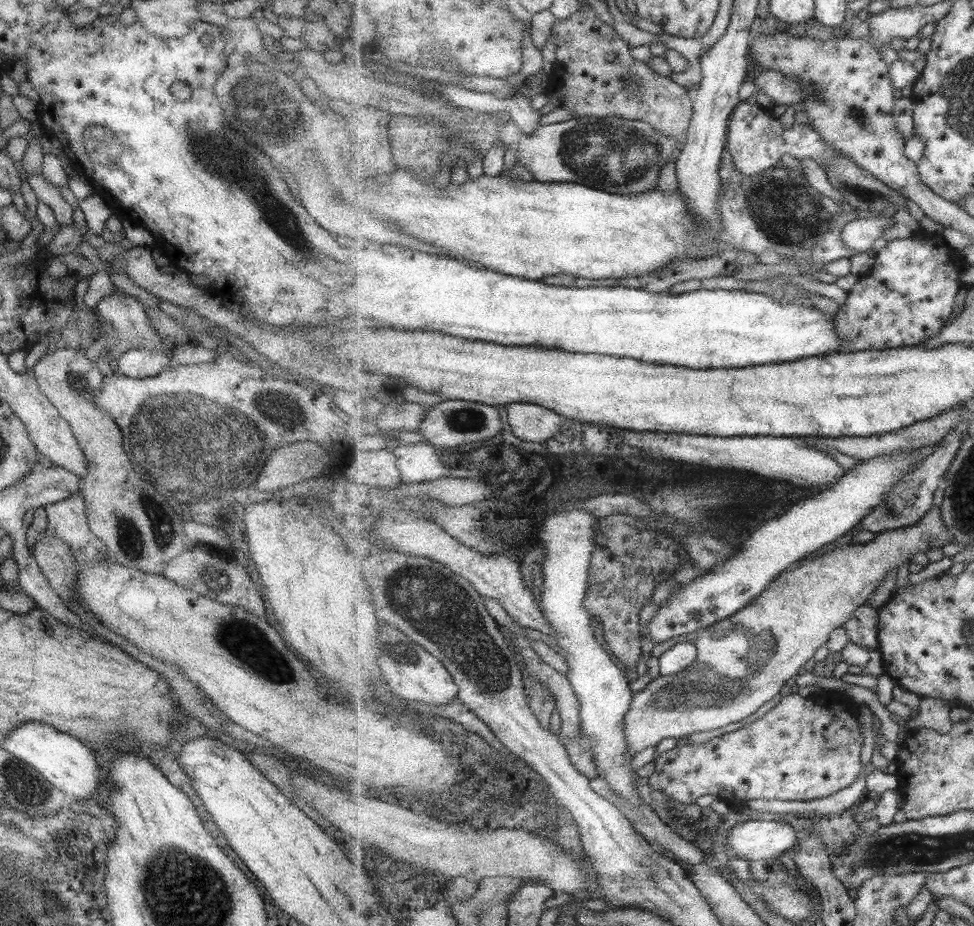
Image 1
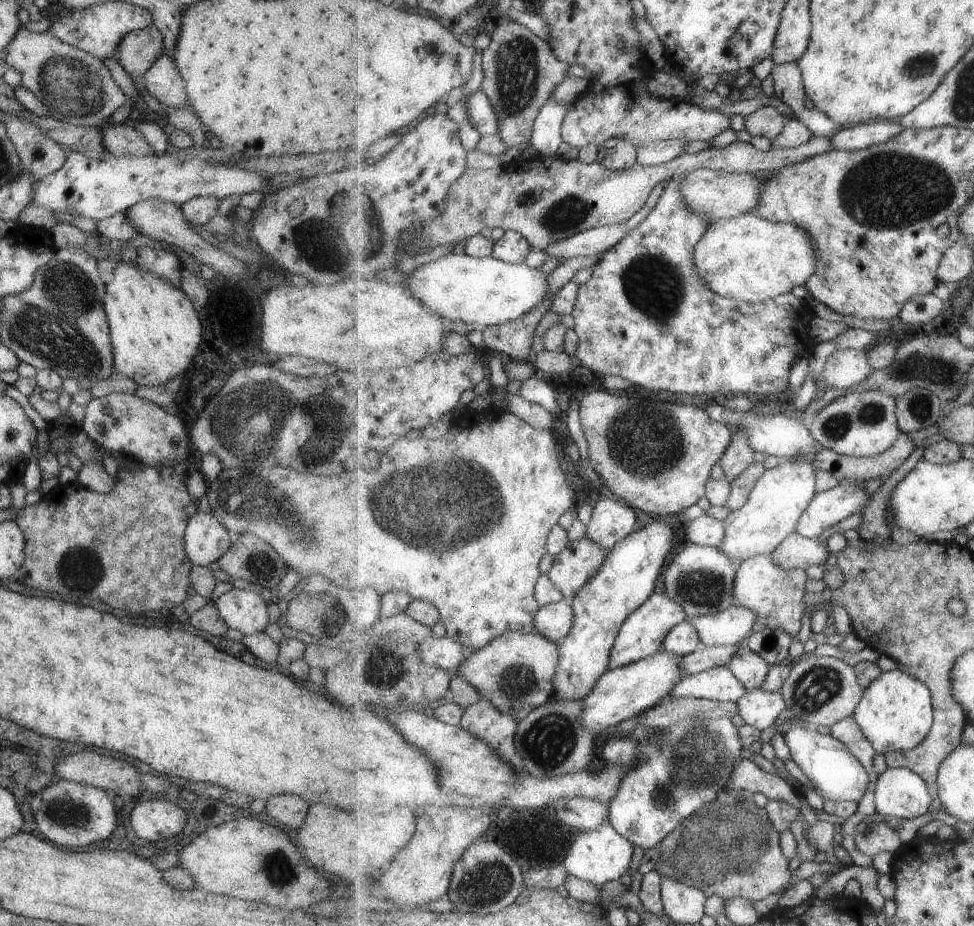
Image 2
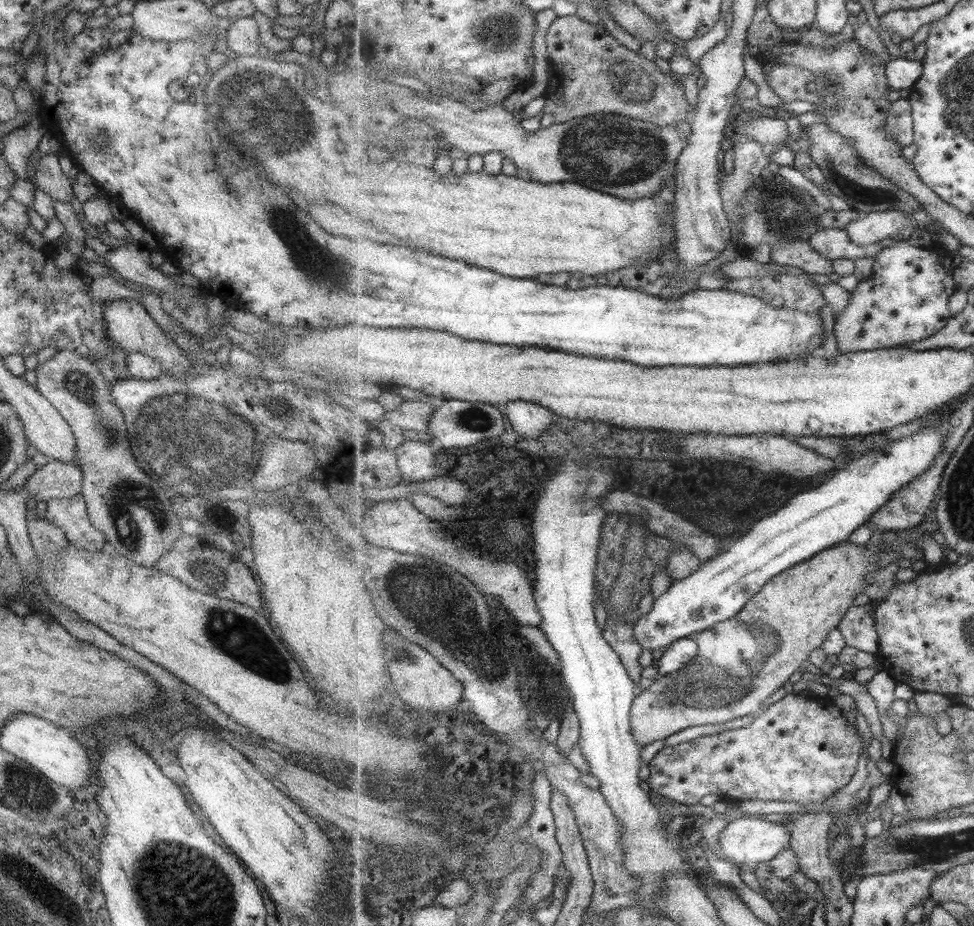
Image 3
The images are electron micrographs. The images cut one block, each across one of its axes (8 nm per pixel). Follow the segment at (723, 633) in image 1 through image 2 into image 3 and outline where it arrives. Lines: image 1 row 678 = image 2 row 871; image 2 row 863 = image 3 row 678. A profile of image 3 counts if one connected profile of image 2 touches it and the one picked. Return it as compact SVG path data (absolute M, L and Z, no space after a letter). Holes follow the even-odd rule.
M934 512L926 519L920 528L913 531L882 532L881 542L871 549L846 542L820 552L812 559L796 564L773 577L759 594L749 600L745 609L735 619L725 620L725 623L715 624L707 631L700 632L697 637L701 645L695 658L677 672L658 676L651 686L636 695L631 710L631 732L637 743L644 747L691 726L719 726L739 716L759 714L764 709L765 700L781 690L785 682L789 682L789 678L799 671L801 666L807 664L811 652L822 648L829 633L839 628L841 621L847 618L848 611L855 606L856 595L865 592L865 577L881 569L877 560L881 553L880 548L888 548L898 540L914 542L916 547L920 548L921 535L928 533L932 536L933 531L940 531Z

